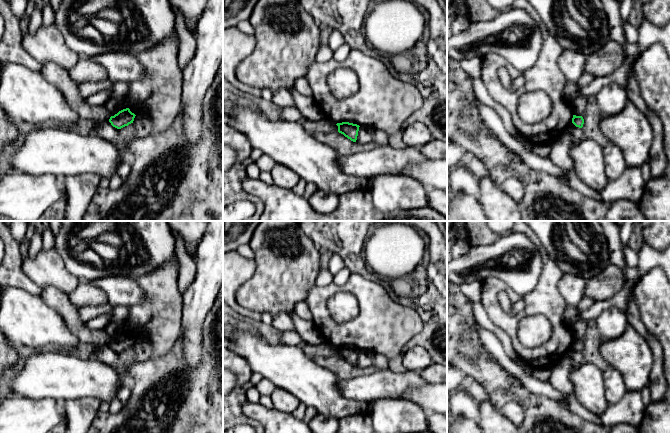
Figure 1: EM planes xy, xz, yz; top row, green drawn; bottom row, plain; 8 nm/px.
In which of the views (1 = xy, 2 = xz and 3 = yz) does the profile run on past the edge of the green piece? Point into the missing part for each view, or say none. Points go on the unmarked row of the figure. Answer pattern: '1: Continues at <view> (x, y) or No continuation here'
1: No continuation here
2: No continuation here
3: No continuation here

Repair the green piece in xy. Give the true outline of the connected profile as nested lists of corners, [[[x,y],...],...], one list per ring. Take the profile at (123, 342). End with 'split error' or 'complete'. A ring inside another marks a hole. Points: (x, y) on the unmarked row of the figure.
[[[129,332],[119,335],[114,340],[111,340],[109,346],[117,353],[121,353],[129,348],[133,347],[135,338],[130,335]]]; complete

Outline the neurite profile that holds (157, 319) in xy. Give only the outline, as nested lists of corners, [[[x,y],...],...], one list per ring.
[[[174,258],[170,262],[157,268],[149,274],[132,276],[140,285],[144,297],[143,300],[133,306],[129,306],[129,333],[135,339],[147,341],[153,351],[154,357],[167,354],[174,344],[182,337],[182,294],[178,289],[179,261]]]

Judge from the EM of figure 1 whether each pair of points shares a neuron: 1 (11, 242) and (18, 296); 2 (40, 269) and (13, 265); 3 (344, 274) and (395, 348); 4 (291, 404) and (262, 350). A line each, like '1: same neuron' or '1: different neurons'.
1: different neurons
2: different neurons
3: different neurons
4: different neurons

